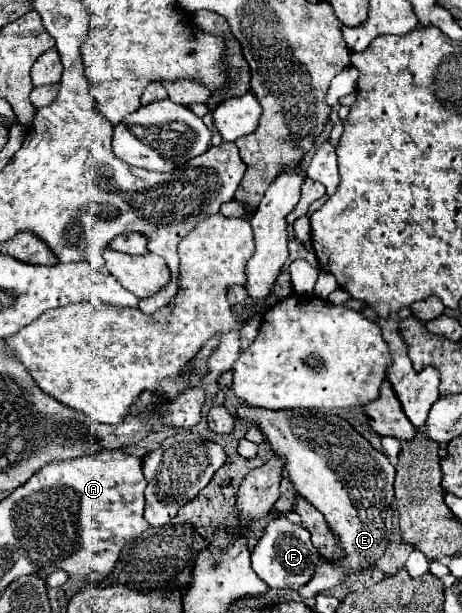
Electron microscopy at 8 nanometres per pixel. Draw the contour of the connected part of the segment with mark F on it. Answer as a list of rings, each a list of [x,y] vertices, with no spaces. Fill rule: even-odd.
[[[286,517],[270,521],[264,531],[264,537],[252,551],[252,567],[270,589],[296,589],[306,585],[314,575],[318,559],[320,553],[312,545],[310,533],[304,527],[290,523]]]

